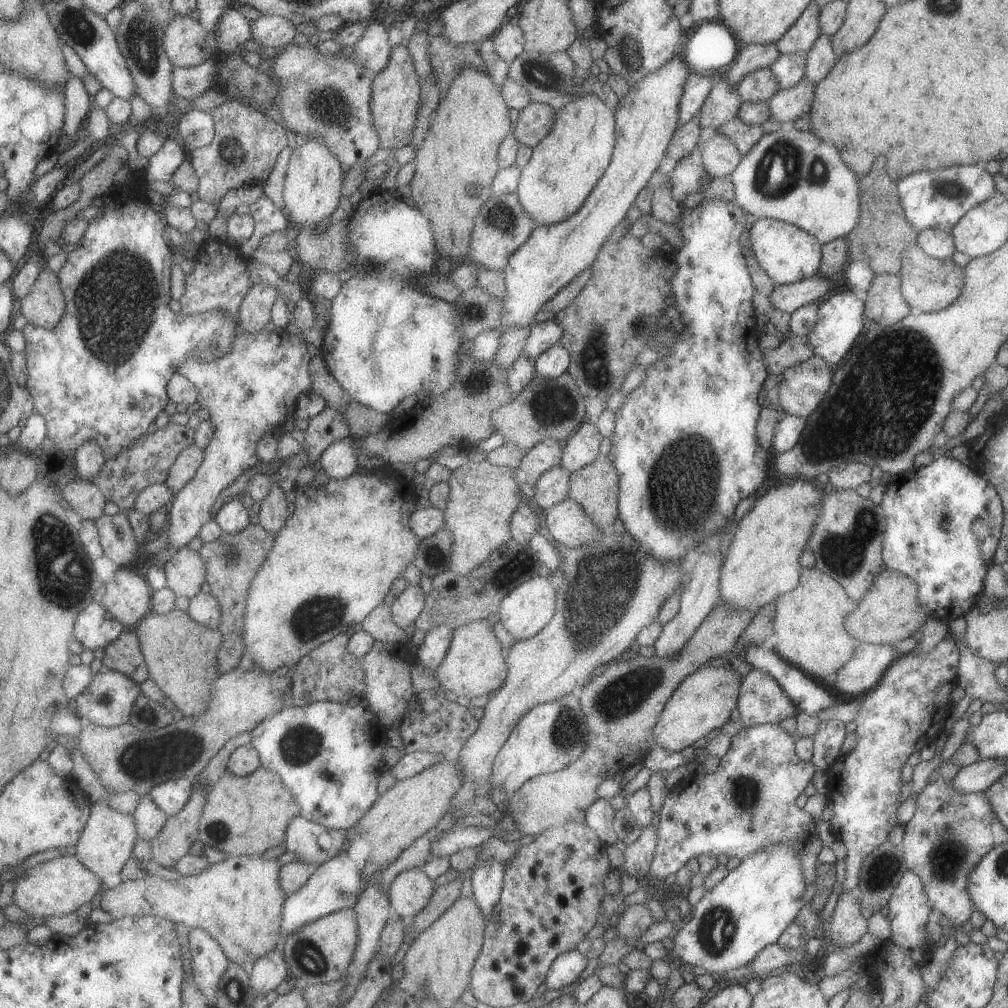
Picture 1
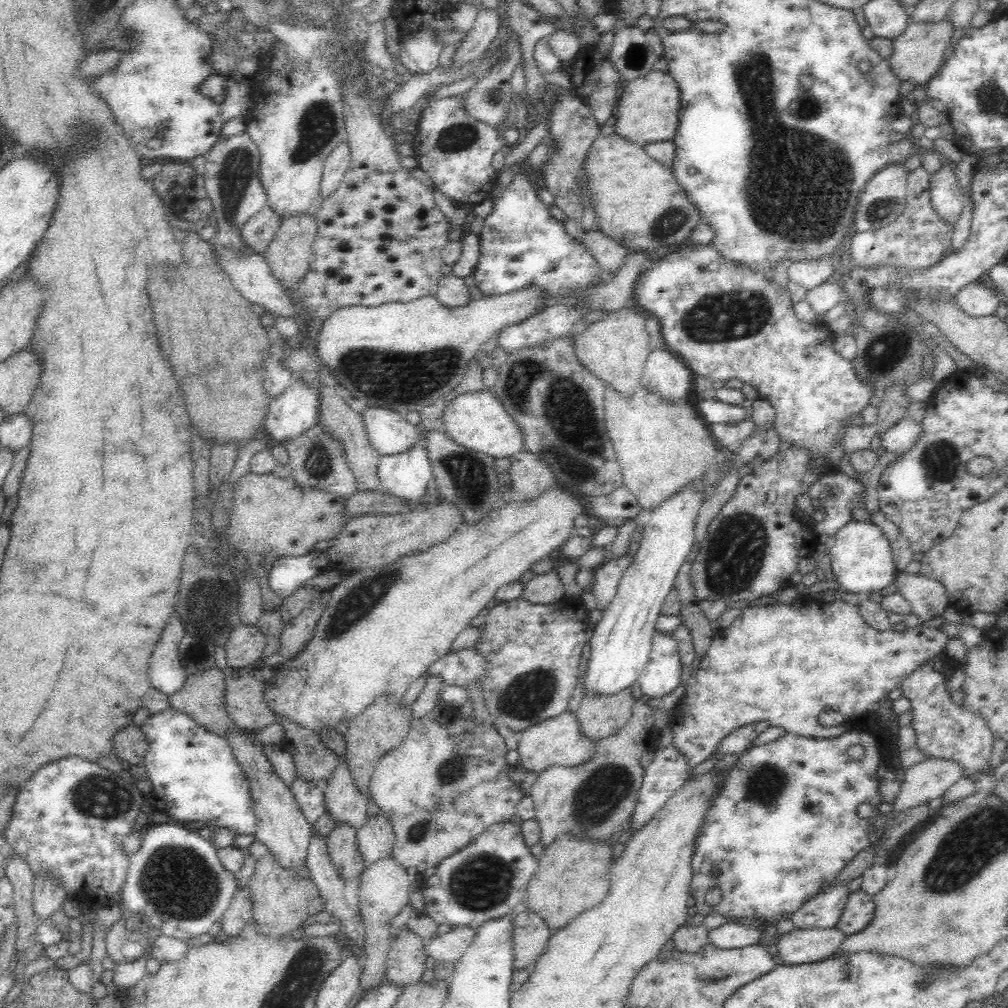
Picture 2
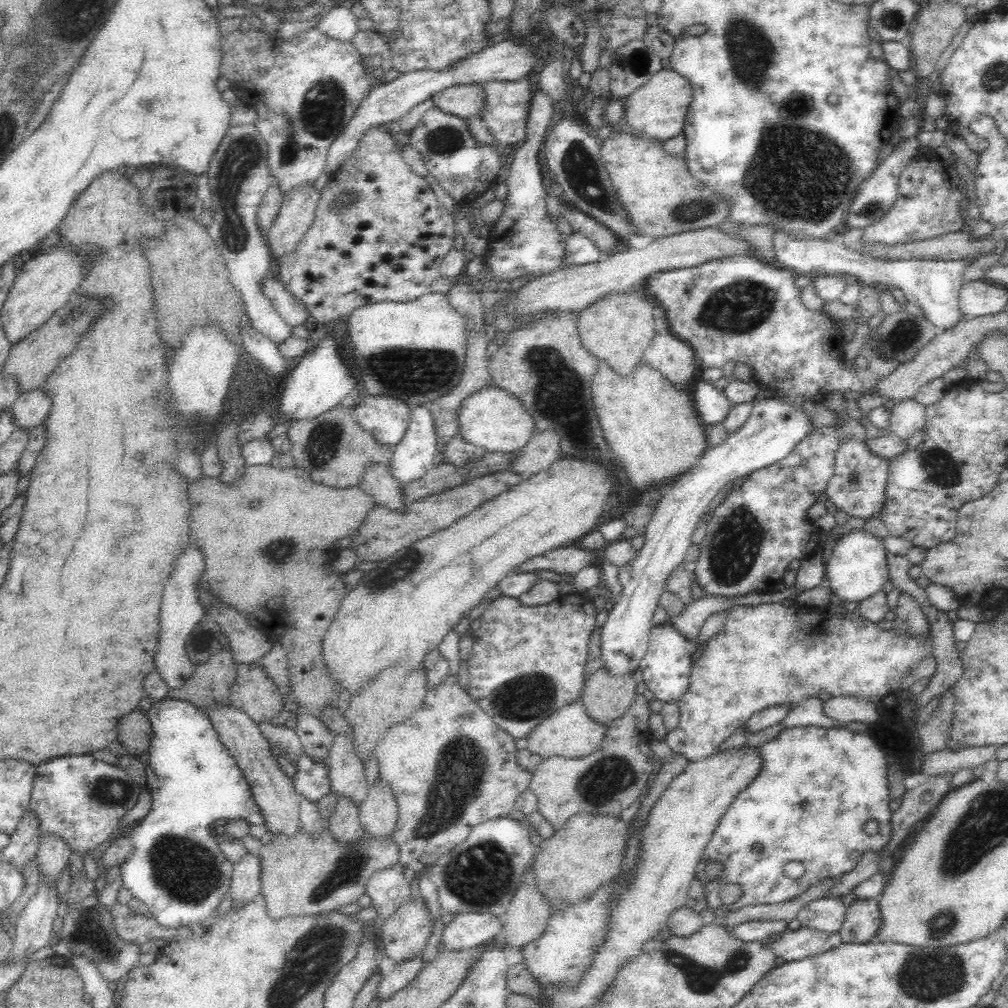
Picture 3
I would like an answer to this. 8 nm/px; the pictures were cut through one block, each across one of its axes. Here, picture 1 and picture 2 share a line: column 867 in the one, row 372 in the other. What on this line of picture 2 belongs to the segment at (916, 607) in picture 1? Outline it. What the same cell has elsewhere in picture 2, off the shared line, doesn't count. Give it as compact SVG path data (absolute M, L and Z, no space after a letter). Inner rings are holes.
M635 305L610 311L607 318L589 324L589 328L574 341L576 360L605 386L620 396L630 398L640 387L644 364L649 355L650 336L645 332L646 311Z

